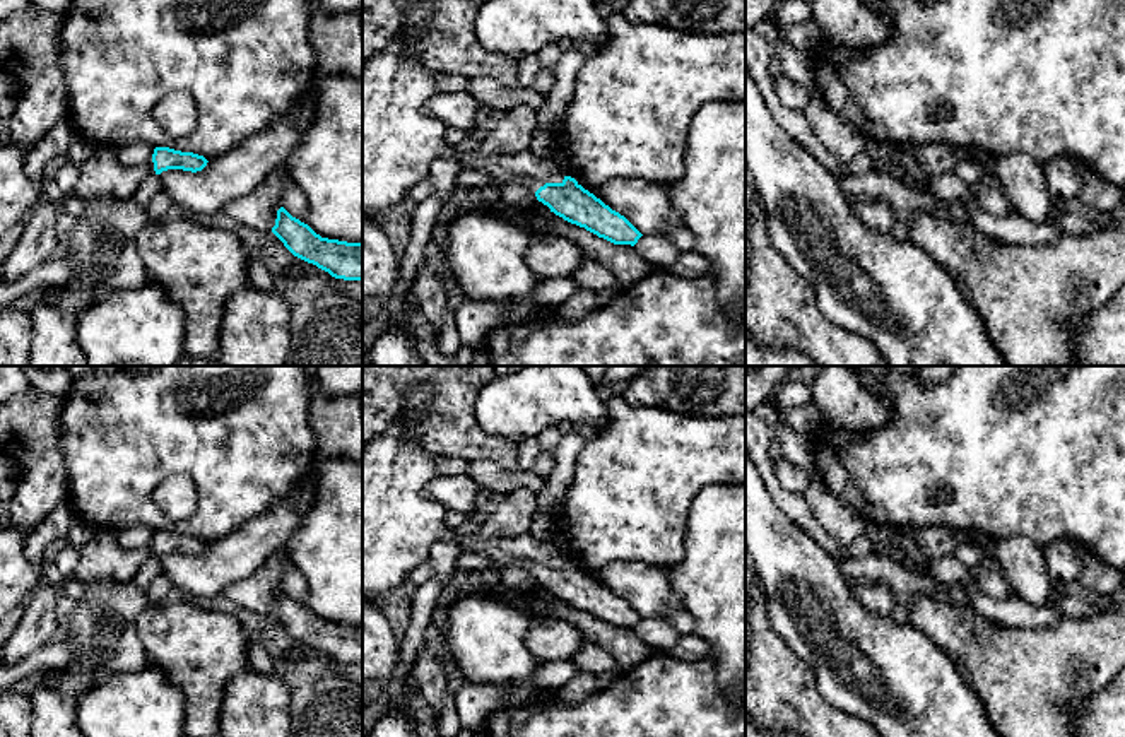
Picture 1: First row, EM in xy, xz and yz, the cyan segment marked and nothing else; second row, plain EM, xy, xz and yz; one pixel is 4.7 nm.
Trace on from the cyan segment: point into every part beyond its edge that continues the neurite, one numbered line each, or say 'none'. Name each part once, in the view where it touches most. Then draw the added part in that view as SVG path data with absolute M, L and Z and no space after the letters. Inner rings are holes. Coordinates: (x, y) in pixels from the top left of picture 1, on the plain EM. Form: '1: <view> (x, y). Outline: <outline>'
1: xz (400, 525). Outline: M417 383L405 395L402 416L362 450L362 597L376 604L381 595L395 592L412 569L429 559L431 547L441 540L453 540L460 551L487 556L496 568L518 564L533 576L545 566L562 566L568 556L552 540L539 542L530 532L515 539L482 539L460 537L446 527L446 508L422 492L426 484L438 477L436 457L429 455L414 434L429 395L431 386Z

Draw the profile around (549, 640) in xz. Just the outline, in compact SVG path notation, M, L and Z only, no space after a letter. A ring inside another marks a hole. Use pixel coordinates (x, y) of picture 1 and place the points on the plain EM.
M532 617L527 645L540 662L573 660L586 636L571 622L551 617Z

